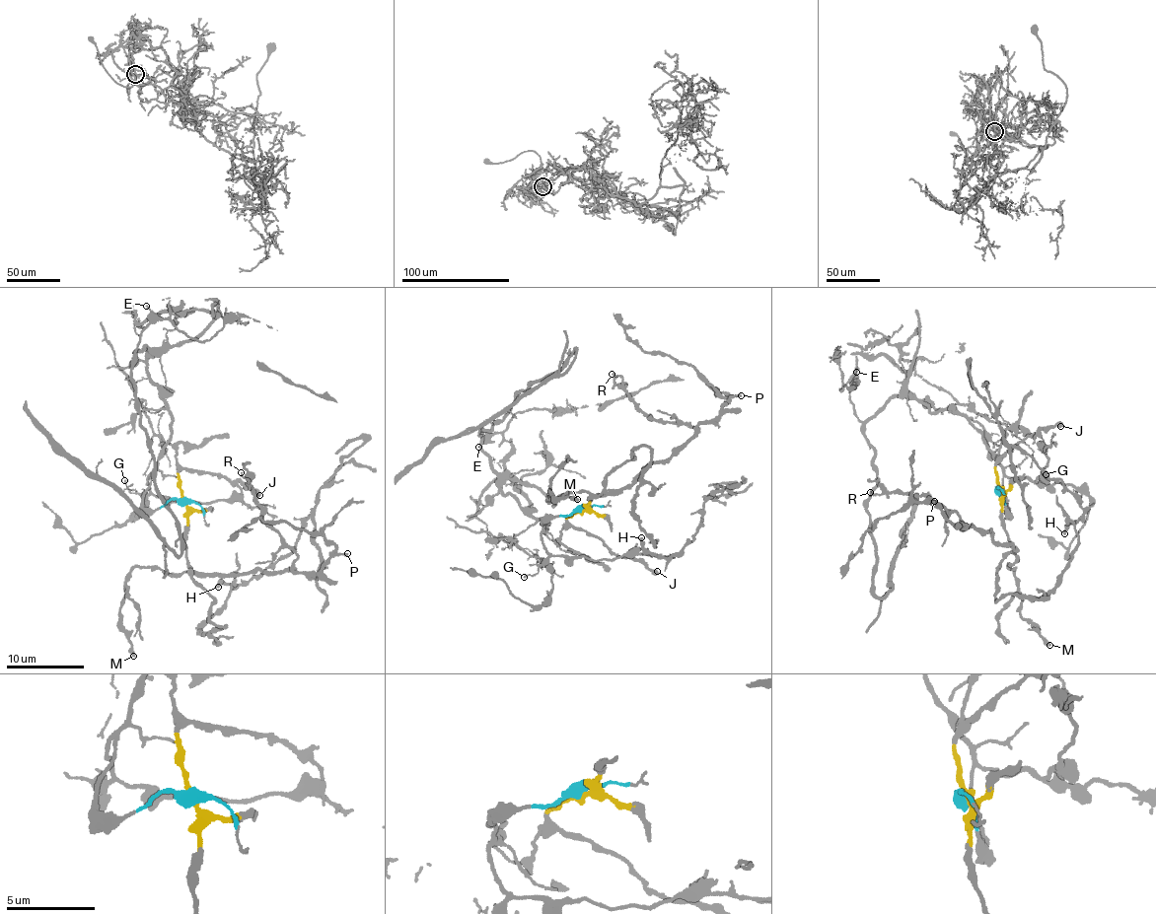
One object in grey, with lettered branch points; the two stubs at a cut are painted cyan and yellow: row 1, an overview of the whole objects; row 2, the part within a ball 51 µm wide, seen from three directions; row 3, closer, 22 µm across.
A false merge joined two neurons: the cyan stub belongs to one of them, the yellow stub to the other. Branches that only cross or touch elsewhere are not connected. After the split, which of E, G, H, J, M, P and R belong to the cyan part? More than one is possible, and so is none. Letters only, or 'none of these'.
E, G

